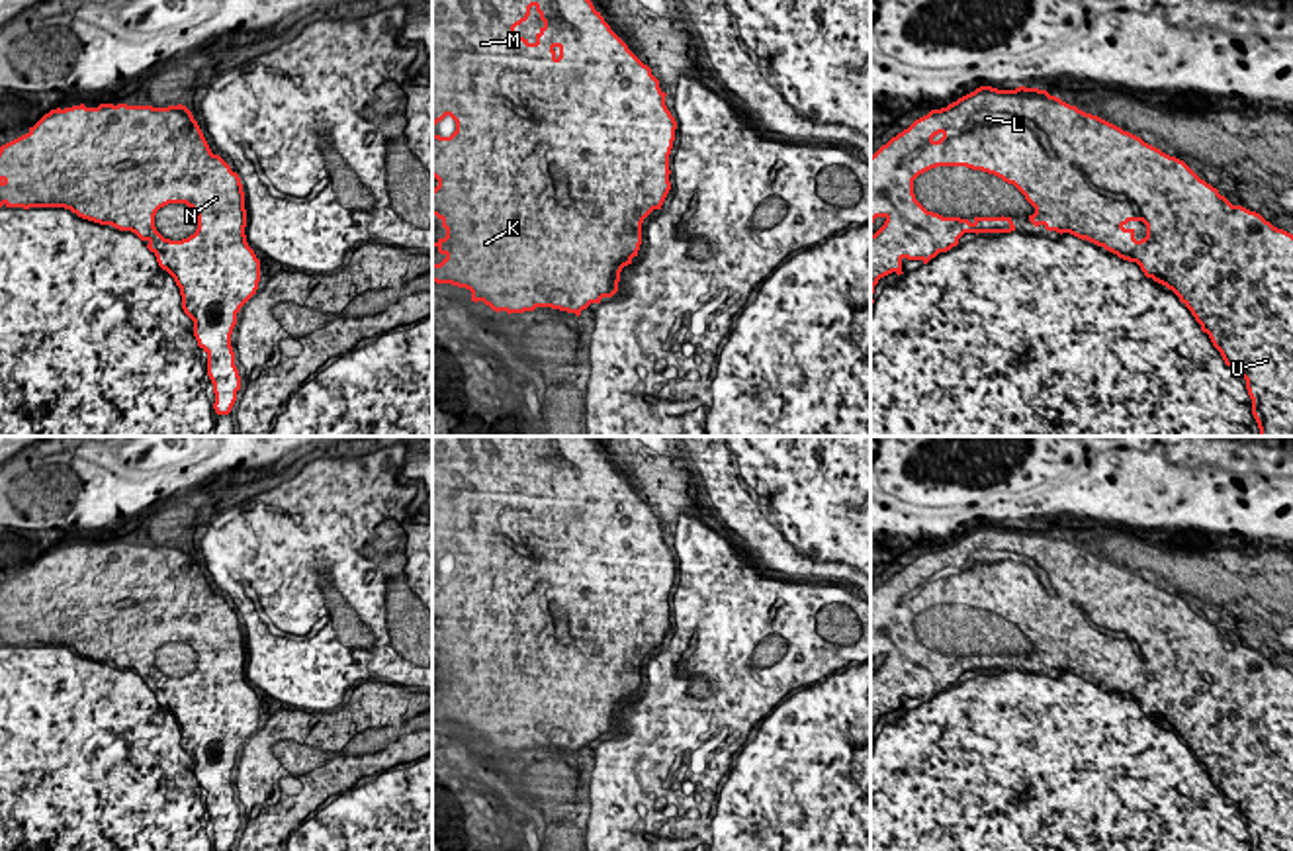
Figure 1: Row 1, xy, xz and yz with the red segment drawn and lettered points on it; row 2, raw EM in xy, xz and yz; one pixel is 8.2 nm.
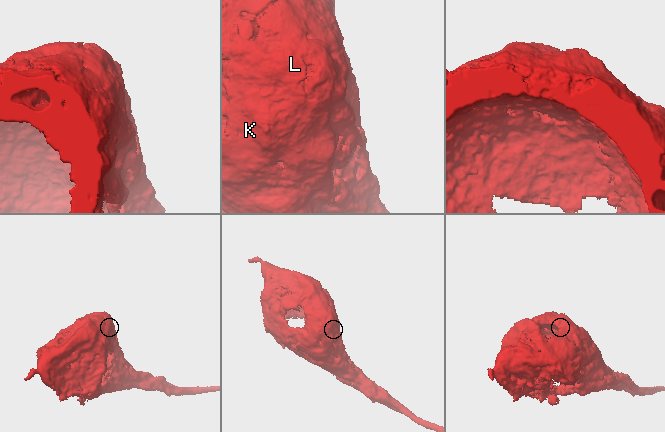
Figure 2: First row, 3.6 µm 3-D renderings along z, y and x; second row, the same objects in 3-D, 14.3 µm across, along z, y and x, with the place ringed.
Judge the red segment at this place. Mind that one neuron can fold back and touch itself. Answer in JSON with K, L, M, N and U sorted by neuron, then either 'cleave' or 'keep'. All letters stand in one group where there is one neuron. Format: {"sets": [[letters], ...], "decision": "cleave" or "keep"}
{"sets": [["K", "L", "M", "N", "U"]], "decision": "keep"}

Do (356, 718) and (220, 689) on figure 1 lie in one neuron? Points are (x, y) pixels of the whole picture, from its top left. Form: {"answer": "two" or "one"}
{"answer": "two"}

